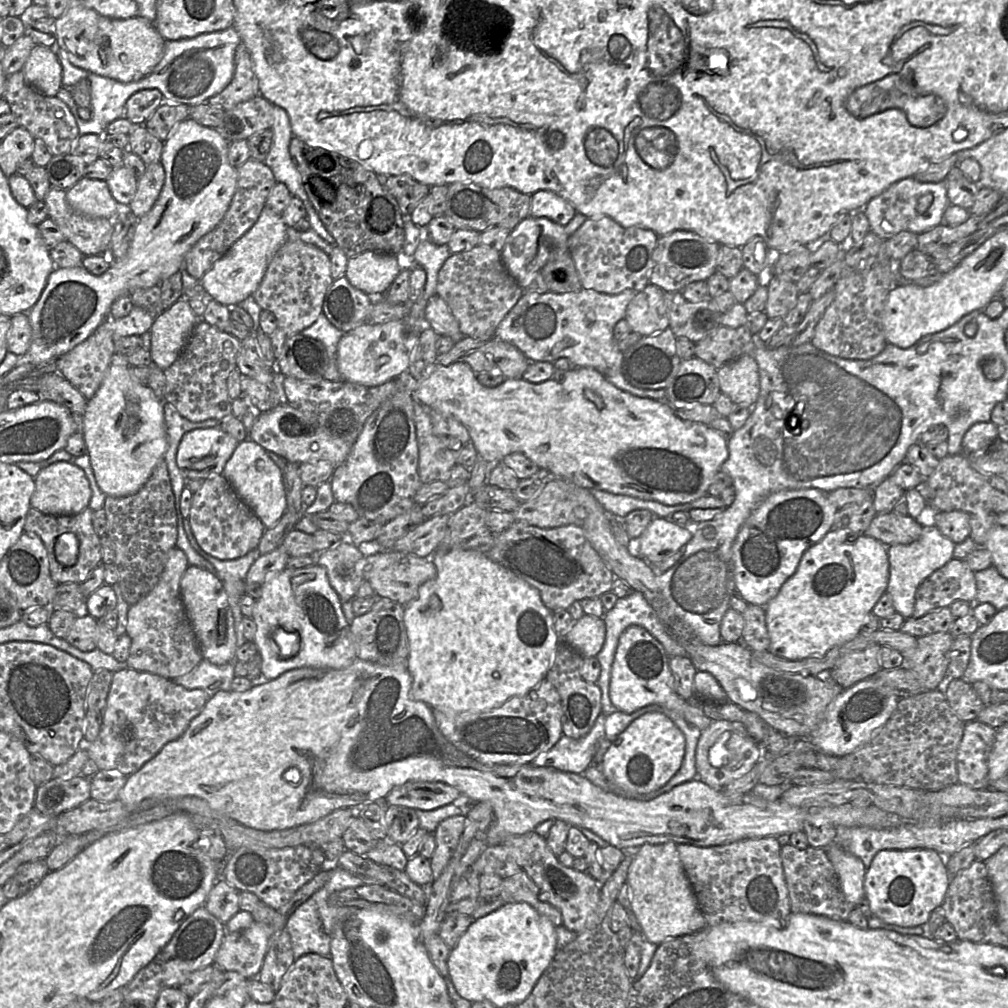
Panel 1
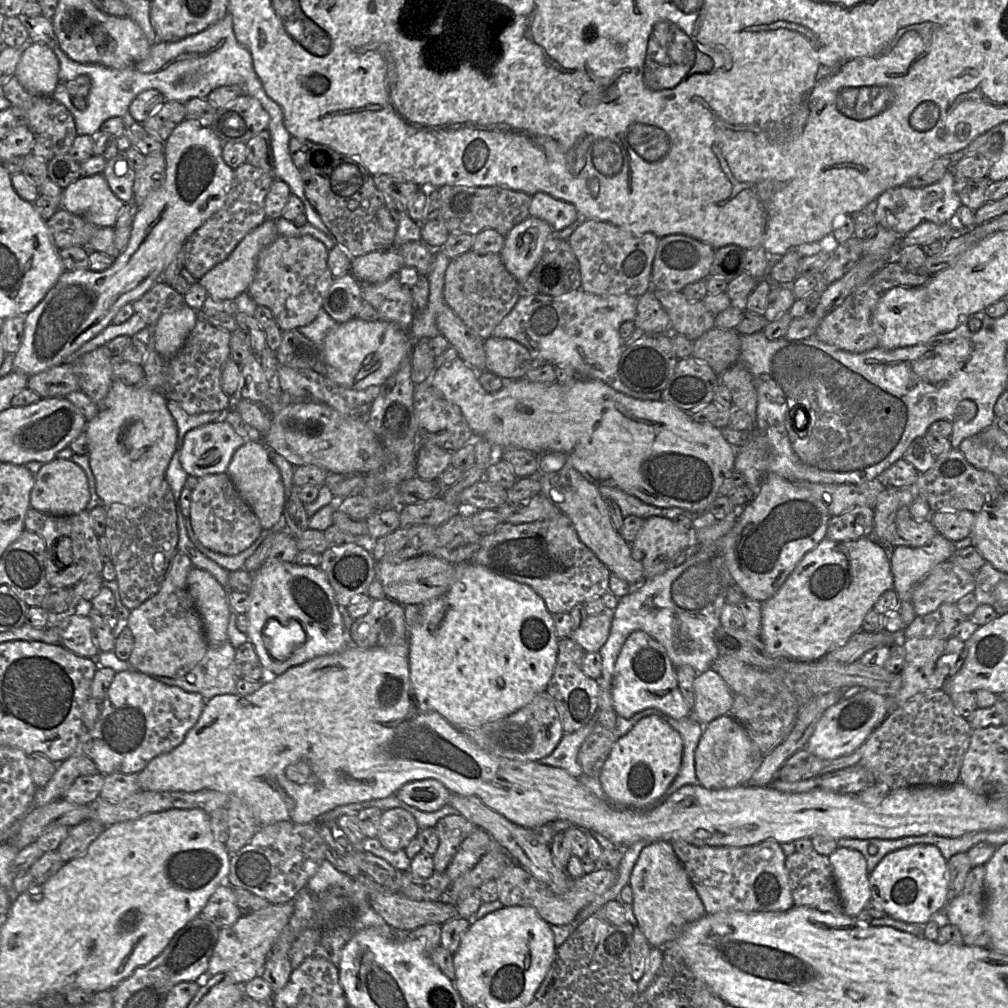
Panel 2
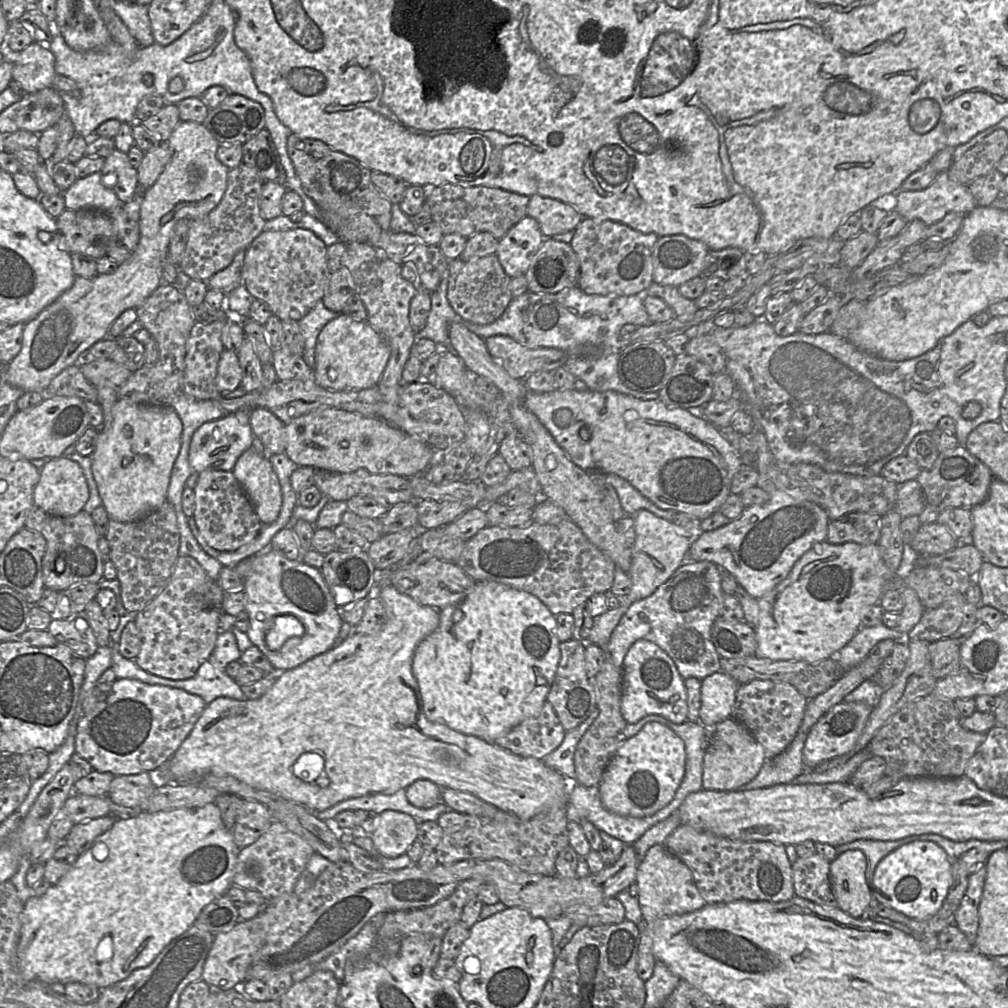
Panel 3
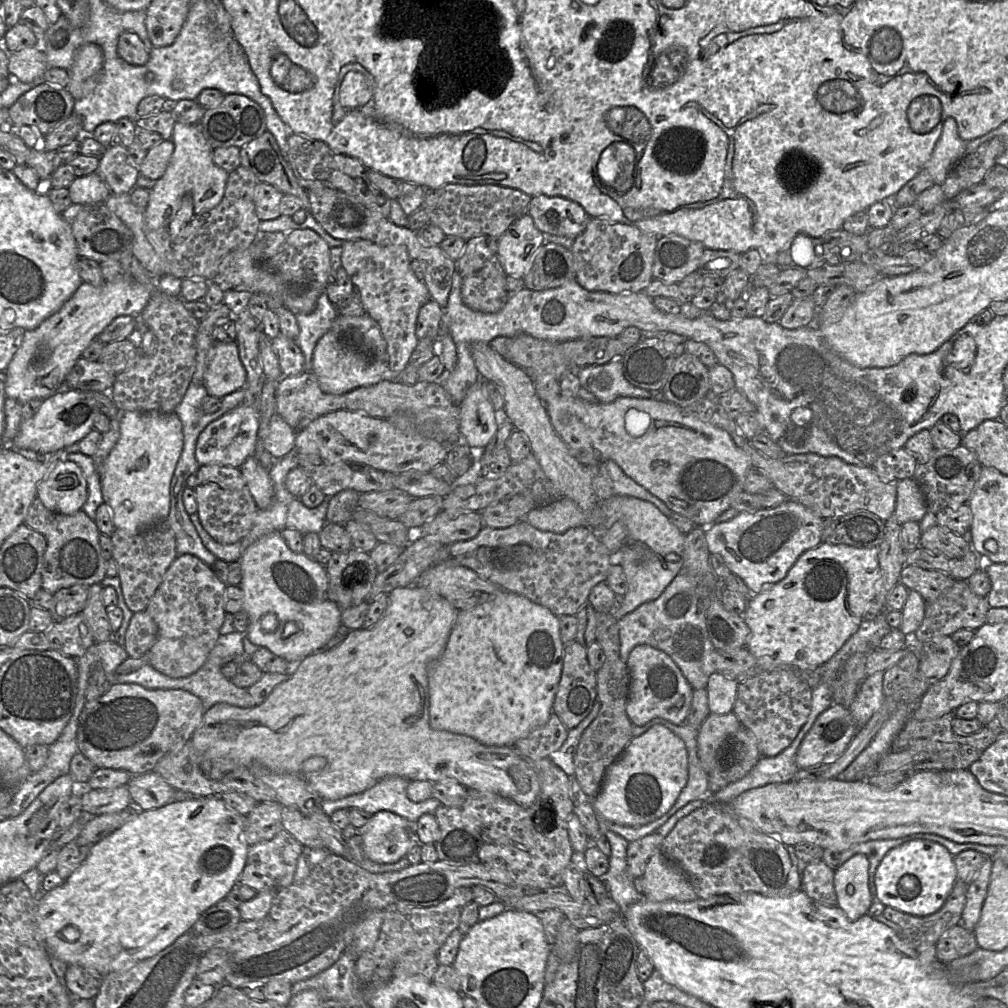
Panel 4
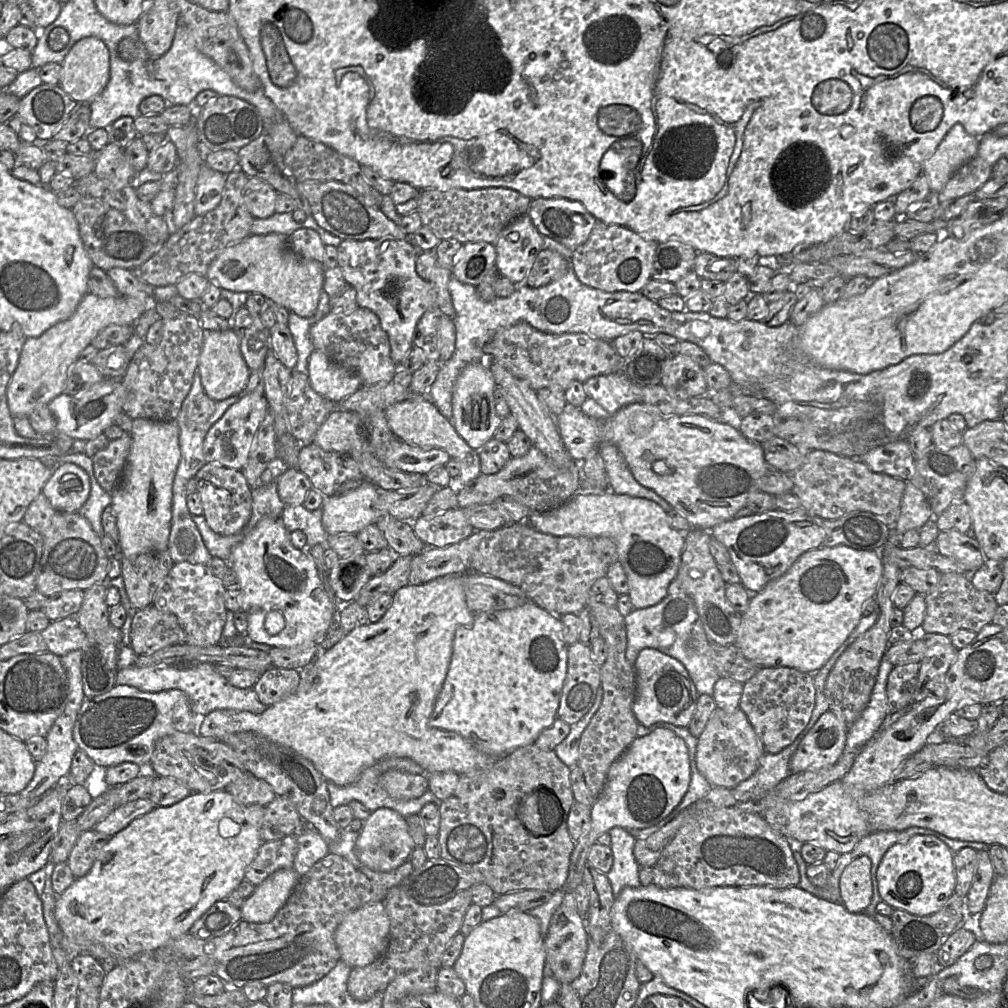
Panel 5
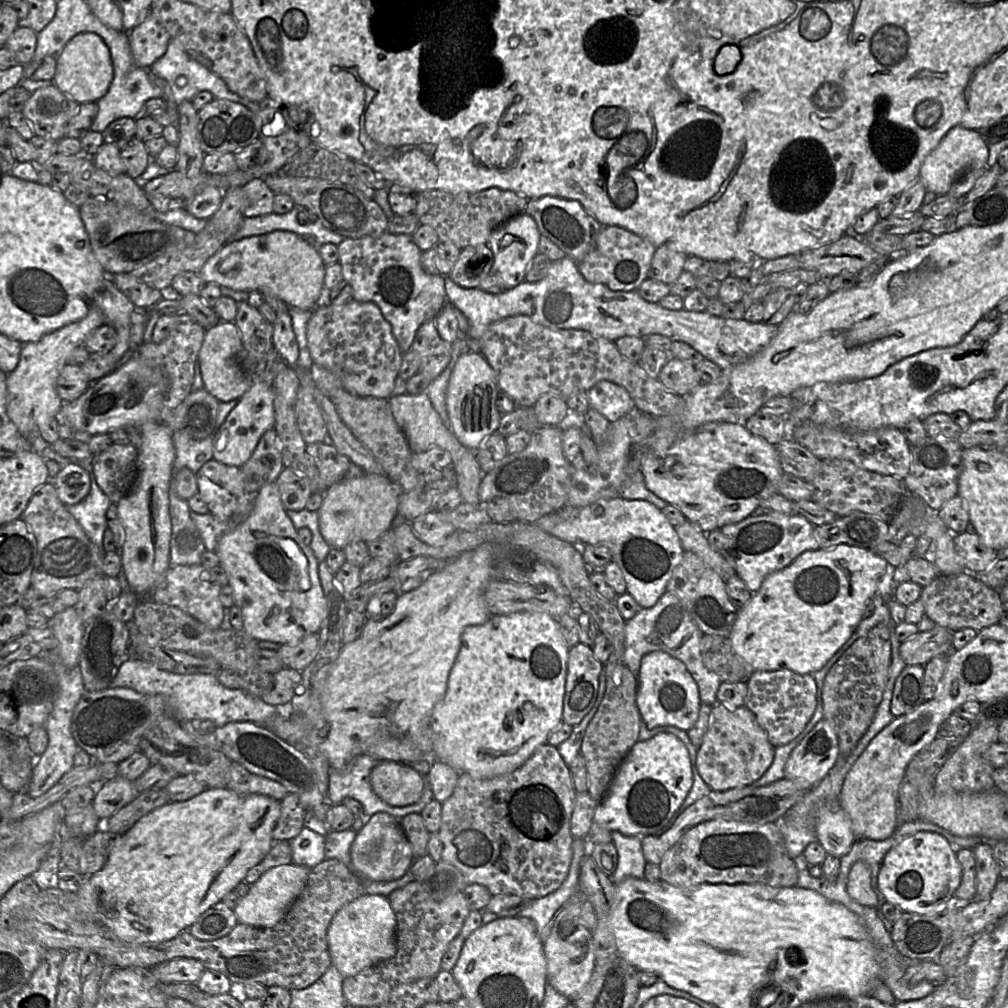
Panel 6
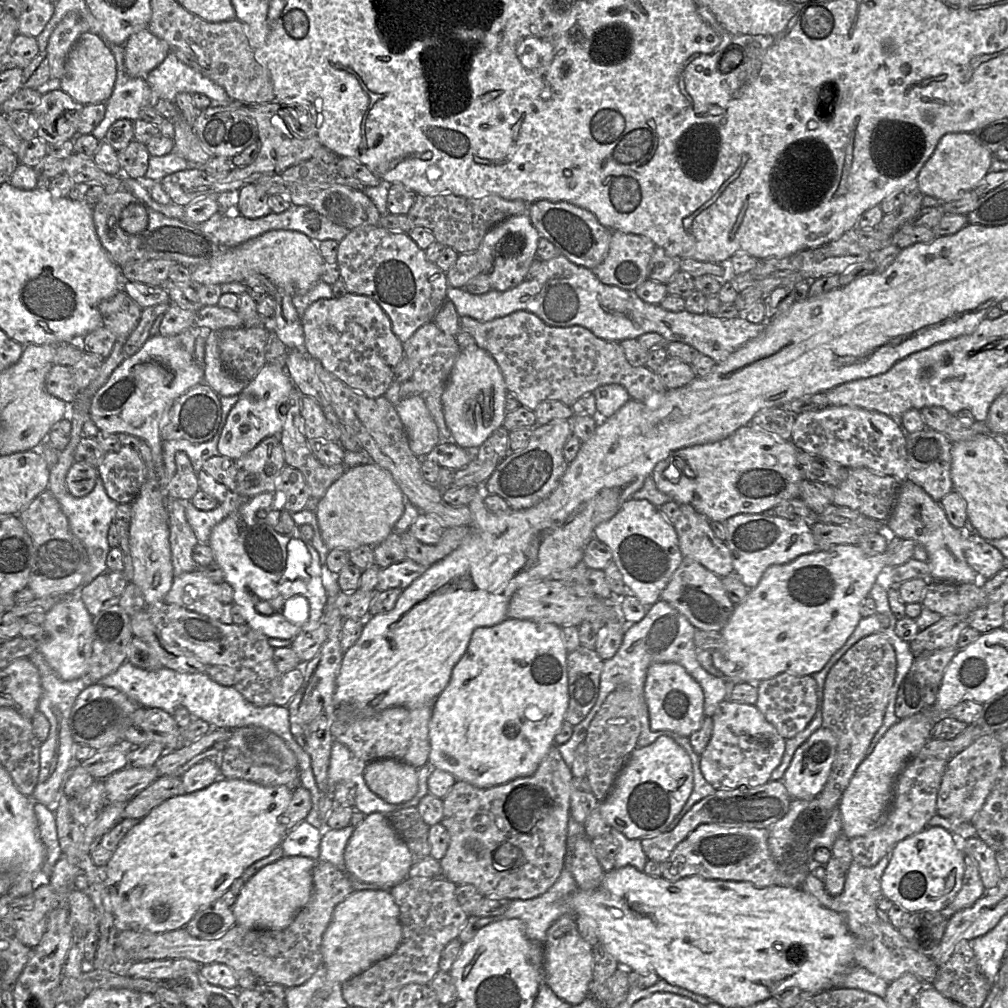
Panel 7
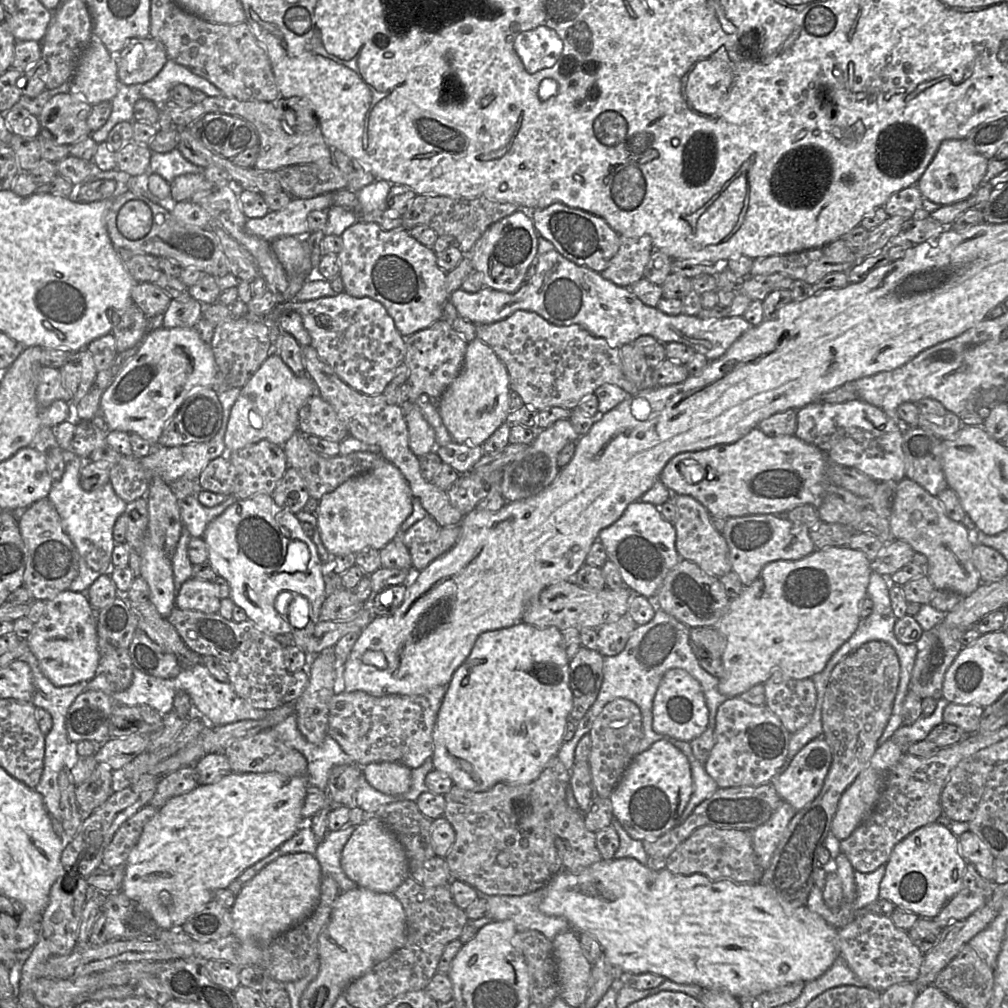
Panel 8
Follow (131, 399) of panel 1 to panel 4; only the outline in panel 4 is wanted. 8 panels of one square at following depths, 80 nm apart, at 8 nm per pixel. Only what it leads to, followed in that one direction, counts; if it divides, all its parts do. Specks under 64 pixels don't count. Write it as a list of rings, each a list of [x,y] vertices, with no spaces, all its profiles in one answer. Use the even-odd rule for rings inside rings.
[[[120,411],[119,426],[120,437],[98,473],[114,527],[135,535],[169,515],[170,484],[183,449],[183,429],[175,412]]]

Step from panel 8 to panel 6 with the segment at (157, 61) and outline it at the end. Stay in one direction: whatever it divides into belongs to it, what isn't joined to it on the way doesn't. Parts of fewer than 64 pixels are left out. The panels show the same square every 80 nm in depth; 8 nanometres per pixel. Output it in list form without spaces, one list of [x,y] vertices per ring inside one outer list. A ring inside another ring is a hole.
[[[151,13],[128,33],[128,38],[134,63],[141,68],[150,68],[162,57],[171,39],[166,29]]]

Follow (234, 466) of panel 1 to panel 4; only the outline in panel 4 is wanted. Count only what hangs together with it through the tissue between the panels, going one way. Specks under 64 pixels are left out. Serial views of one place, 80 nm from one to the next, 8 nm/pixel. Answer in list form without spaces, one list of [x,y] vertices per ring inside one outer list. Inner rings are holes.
[[[252,455],[239,467],[258,509],[267,509],[274,502],[274,489],[266,470]]]

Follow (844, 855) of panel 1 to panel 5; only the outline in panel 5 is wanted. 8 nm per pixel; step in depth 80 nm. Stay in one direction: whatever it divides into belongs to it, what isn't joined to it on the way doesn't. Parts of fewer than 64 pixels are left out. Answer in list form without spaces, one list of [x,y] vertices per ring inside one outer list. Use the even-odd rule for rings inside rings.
[[[859,856],[843,870],[839,889],[841,903],[850,913],[862,913],[871,902],[873,888],[871,881],[871,860]]]

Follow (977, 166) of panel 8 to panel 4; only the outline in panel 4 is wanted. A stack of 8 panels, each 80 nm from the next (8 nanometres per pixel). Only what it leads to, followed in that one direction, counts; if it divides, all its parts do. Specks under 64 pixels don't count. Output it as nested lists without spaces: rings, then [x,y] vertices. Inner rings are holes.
[[[949,118],[944,122],[942,134],[925,167],[934,184],[943,185],[955,164],[964,155],[968,142],[960,138],[957,123]]]

